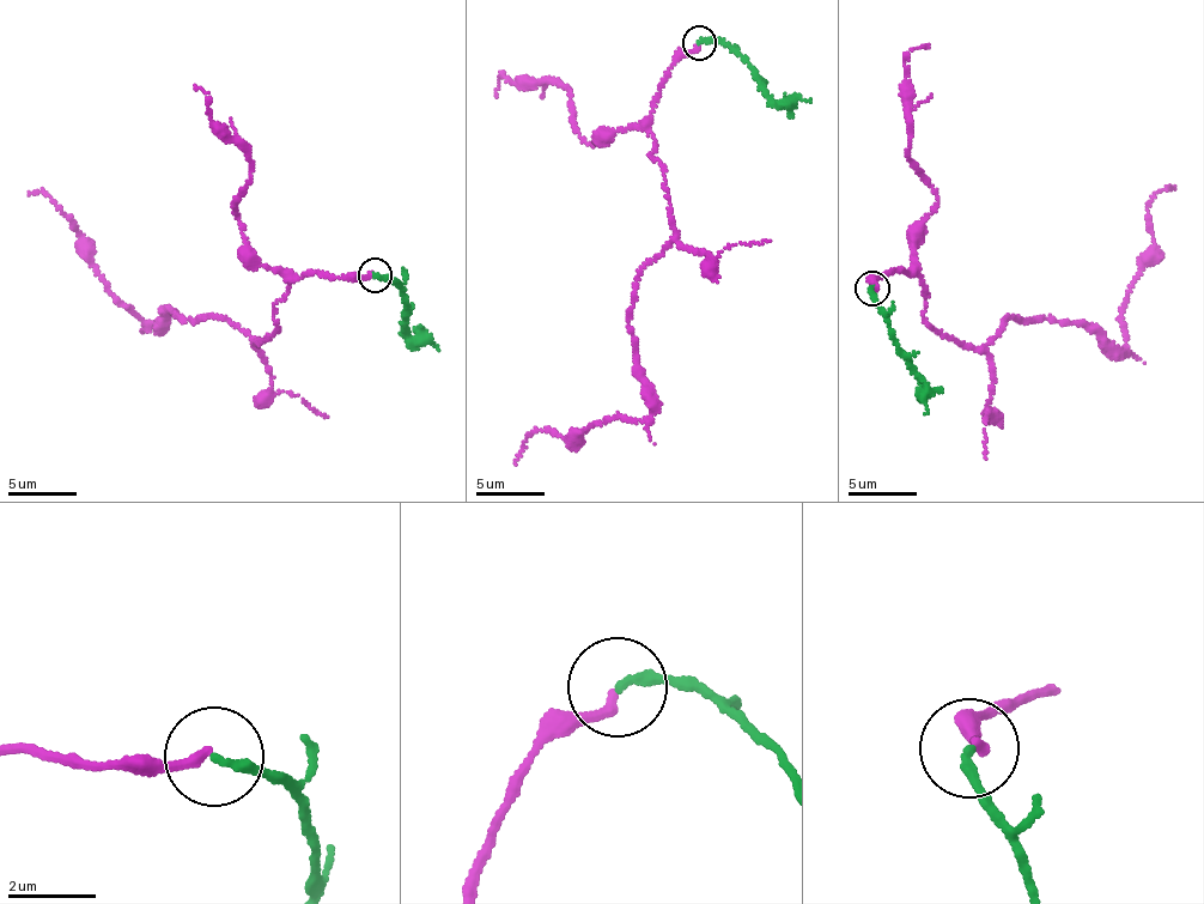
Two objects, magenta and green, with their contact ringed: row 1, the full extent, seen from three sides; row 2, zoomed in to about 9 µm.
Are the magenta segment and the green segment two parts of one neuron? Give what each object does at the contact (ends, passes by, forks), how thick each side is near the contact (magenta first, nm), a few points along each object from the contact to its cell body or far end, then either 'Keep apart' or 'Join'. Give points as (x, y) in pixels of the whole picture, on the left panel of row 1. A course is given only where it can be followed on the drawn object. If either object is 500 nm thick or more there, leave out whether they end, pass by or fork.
At the ring magenta ends. At the ring green ends. Thickness 240 nm (magenta) against 220 nm. Course of magenta: (374, 273), (291, 279), (262, 341), (165, 305), (154, 322), (109, 290), (49, 196), (29, 195). Course of green: (375, 274), (401, 289), (407, 337), (424, 337), (438, 350). Keep apart

